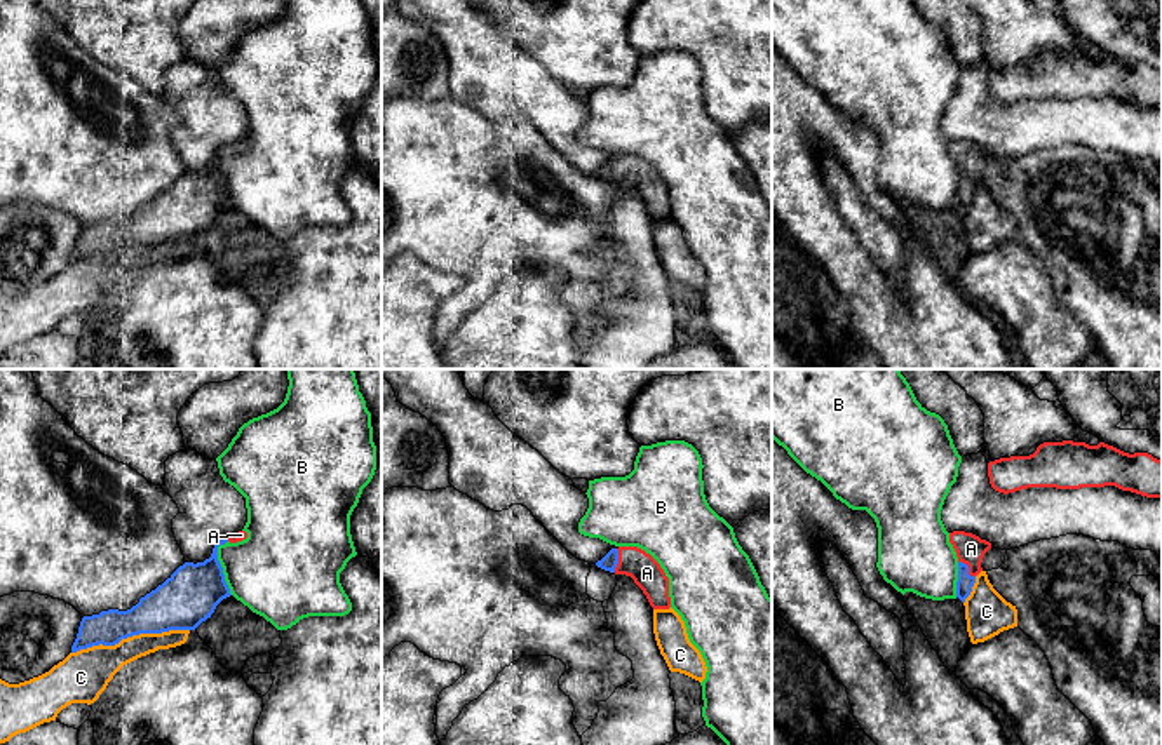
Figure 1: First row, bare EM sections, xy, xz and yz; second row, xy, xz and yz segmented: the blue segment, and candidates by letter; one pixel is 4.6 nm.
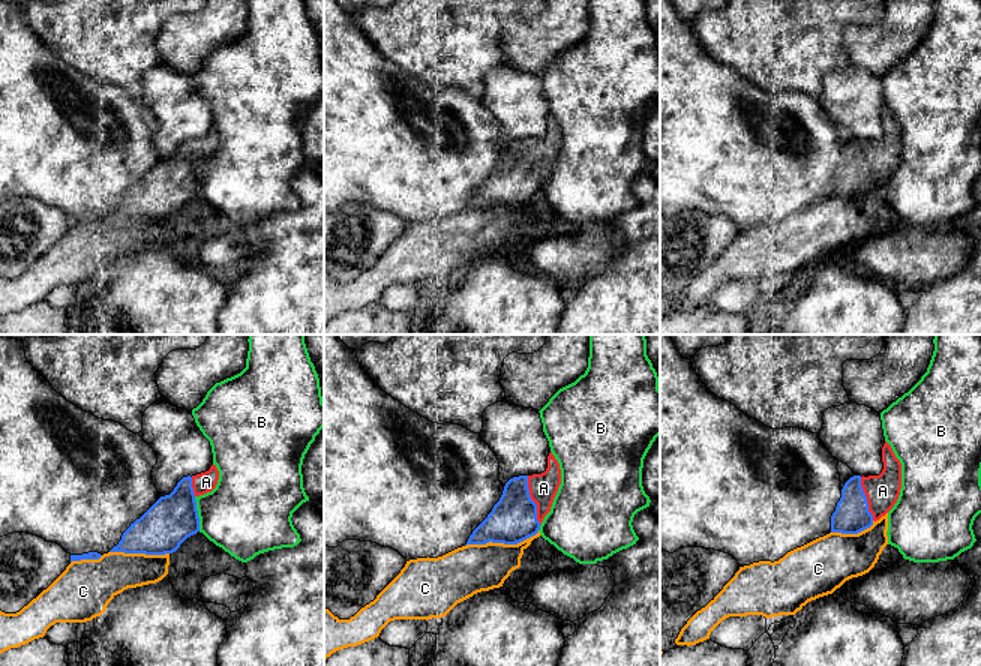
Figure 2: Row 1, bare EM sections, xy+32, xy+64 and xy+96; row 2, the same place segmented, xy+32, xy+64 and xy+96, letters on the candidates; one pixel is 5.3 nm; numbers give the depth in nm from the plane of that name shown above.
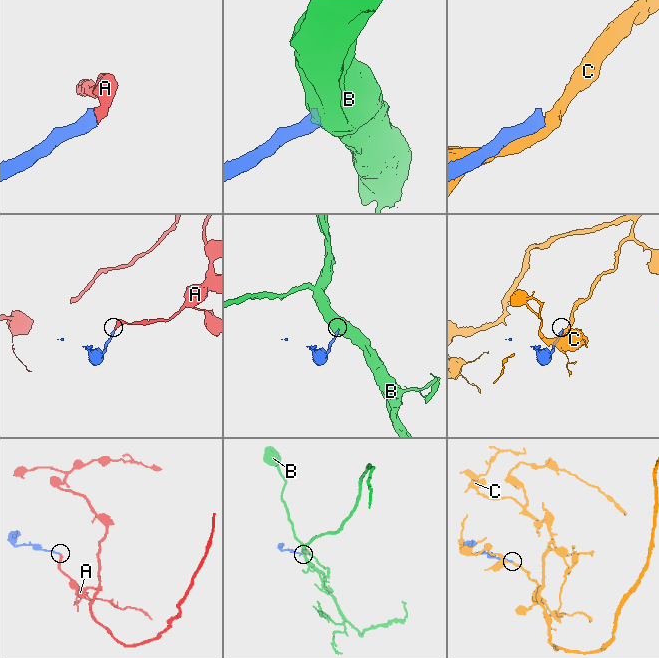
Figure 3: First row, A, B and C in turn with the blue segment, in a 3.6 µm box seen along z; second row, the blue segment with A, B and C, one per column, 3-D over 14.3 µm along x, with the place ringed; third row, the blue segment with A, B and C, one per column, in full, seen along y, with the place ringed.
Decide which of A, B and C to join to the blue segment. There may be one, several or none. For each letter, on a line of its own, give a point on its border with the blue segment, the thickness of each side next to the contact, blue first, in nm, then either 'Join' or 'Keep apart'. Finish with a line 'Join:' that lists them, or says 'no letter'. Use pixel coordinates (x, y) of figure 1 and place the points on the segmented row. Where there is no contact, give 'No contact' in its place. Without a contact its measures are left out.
A: Touches blue at xz (617, 561). Thickness 80 nm (blue) against 140 nm. Join
B: Touches blue at xy (220, 566). Thickness 260 nm (blue) against 400 nm. Keep apart
C: Touches blue at xy (129, 636). Thickness 220 nm (blue) against 200 nm. Keep apart
Join: A

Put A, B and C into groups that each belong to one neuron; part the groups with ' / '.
A / B / C

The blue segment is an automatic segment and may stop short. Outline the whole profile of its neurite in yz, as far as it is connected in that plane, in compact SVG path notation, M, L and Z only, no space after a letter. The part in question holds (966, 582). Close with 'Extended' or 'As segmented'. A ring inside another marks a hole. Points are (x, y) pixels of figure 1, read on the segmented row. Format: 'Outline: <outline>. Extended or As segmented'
Outline: M965 531L949 533L949 543L958 557L956 597L965 602L976 583L976 576L983 571L981 562L991 543Z. Extended

